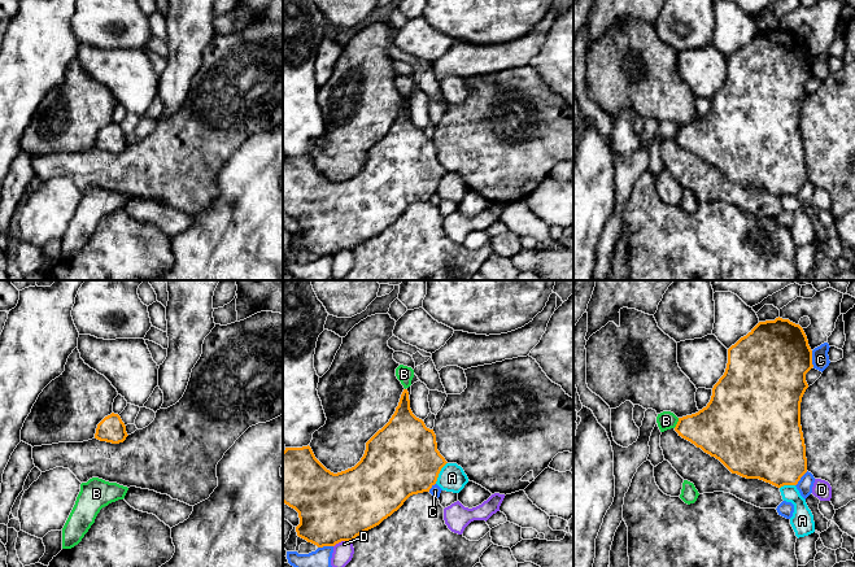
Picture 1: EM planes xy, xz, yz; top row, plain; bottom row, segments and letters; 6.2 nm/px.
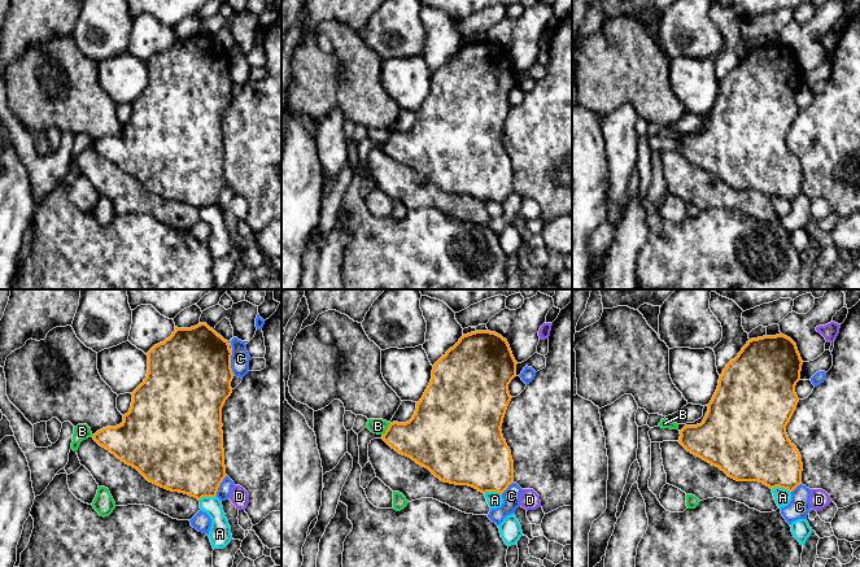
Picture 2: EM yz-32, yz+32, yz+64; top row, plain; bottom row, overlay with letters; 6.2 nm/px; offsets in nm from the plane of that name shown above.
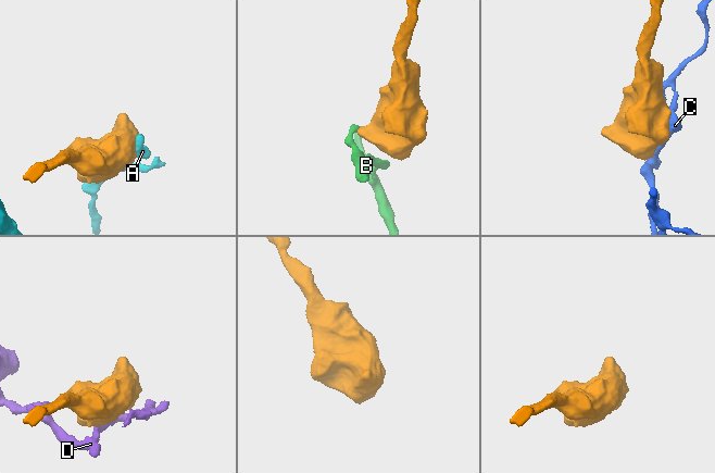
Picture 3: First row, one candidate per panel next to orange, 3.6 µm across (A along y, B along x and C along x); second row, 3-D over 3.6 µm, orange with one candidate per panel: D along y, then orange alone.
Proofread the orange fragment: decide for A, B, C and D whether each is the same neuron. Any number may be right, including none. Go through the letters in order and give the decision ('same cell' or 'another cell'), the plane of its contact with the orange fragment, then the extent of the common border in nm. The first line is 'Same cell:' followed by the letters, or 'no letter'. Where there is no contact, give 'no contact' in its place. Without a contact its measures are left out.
Same cell: no letter
A: another cell; contact in xz; length 150 nm
B: another cell; contact in yz; length 70 nm
C: another cell; contact in yz; length 110 nm
D: another cell; contact in xz; length 130 nm

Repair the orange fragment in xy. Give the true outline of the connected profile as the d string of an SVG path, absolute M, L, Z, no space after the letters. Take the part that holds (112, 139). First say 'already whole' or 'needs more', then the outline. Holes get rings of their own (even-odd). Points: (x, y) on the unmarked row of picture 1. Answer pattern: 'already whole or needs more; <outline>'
already whole; M118 123L105 126L96 138L95 148L112 153L123 152L127 147L126 135Z

